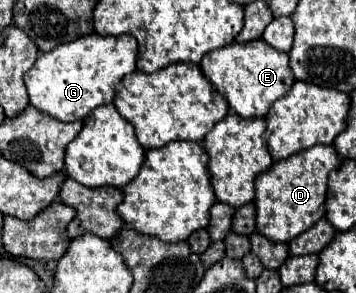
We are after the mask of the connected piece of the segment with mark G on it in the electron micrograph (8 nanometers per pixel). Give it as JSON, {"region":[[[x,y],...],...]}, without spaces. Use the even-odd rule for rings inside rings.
{"region":[[[97,33],[63,43],[49,53],[41,53],[35,65],[25,73],[29,101],[41,113],[63,123],[85,119],[95,107],[115,99],[121,79],[137,69],[137,39],[131,35],[101,37]]]}

